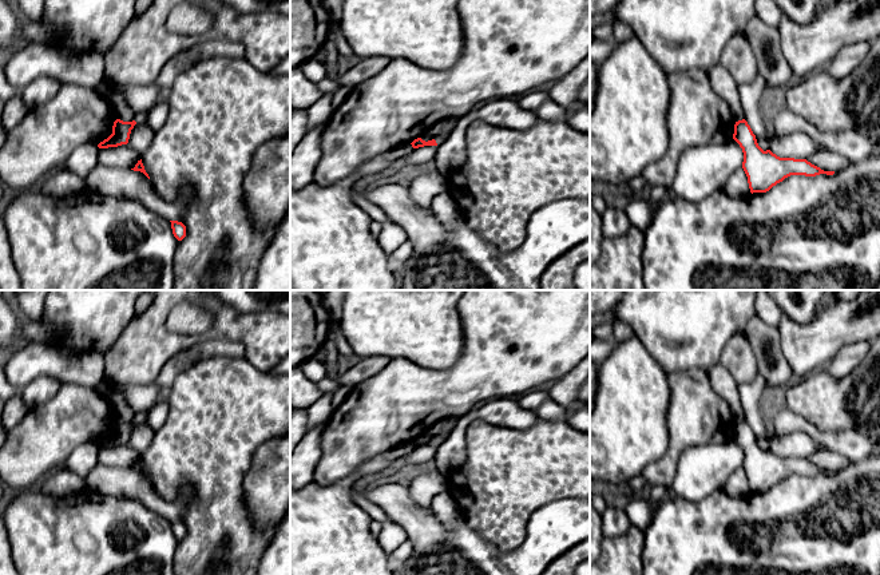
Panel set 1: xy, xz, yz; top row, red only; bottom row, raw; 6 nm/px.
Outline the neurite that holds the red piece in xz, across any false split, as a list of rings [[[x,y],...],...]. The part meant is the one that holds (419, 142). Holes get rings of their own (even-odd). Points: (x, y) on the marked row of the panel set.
[[[448,118],[447,122],[449,124],[449,130],[444,134],[444,135],[440,135],[440,136],[436,136],[435,139],[432,140],[423,140],[421,138],[417,138],[415,139],[411,144],[413,148],[419,148],[419,147],[424,147],[424,146],[437,146],[440,144],[448,135],[449,132],[452,131],[452,128],[456,126],[456,122],[457,122],[459,118]]]

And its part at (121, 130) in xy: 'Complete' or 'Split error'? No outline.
Split error

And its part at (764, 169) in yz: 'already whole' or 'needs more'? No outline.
already whole

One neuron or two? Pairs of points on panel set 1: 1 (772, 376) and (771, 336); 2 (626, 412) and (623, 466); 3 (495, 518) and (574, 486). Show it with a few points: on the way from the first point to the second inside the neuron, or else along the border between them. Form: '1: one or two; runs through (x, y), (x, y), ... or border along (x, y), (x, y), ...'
1: one; runs through (768, 367), (768, 345)
2: one; runs through (626, 425), (623, 452)
3: one; runs through (515, 498), (527, 486), (554, 486)

